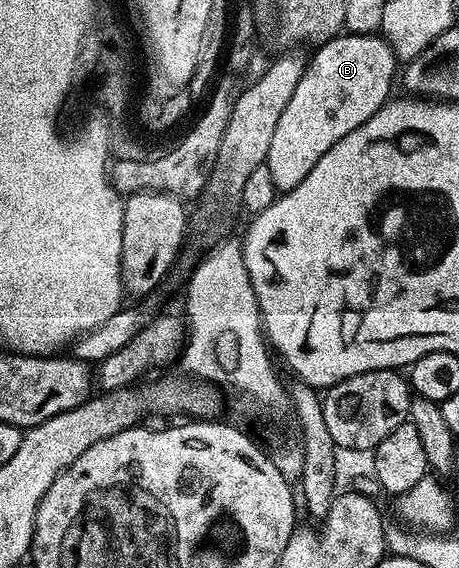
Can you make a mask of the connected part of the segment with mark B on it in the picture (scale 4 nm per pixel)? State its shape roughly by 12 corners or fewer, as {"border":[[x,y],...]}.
{"border":[[376,32],[308,58],[265,164],[279,191],[390,100]]}

